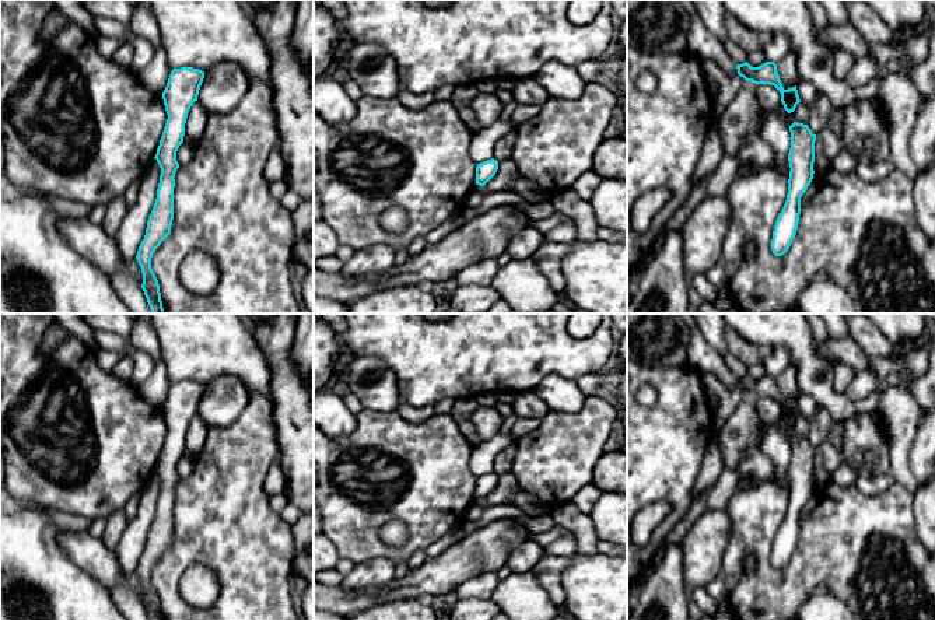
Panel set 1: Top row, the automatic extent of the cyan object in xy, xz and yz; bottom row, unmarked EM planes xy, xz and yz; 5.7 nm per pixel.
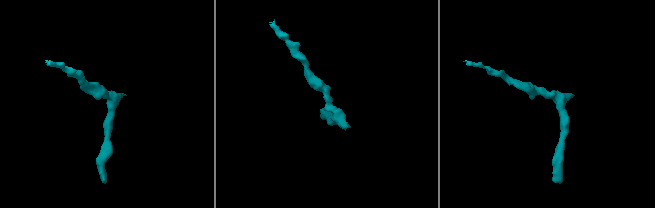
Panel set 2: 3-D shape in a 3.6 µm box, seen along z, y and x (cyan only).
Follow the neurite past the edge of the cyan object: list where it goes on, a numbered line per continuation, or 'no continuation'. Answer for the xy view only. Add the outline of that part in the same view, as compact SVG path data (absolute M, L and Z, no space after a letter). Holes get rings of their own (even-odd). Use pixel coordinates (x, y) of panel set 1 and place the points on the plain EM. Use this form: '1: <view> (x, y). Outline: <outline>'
no continuation

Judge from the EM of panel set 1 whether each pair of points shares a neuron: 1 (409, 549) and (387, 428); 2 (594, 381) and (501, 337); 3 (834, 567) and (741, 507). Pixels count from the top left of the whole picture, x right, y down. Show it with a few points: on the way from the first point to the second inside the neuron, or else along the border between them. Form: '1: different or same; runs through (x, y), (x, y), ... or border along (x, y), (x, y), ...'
1: same; runs through (416, 519), (416, 473), (406, 458)
2: different; border along (598, 371), (584, 374), (575, 379)
3: same; runs through (802, 574), (781, 584), (763, 566), (757, 539)

